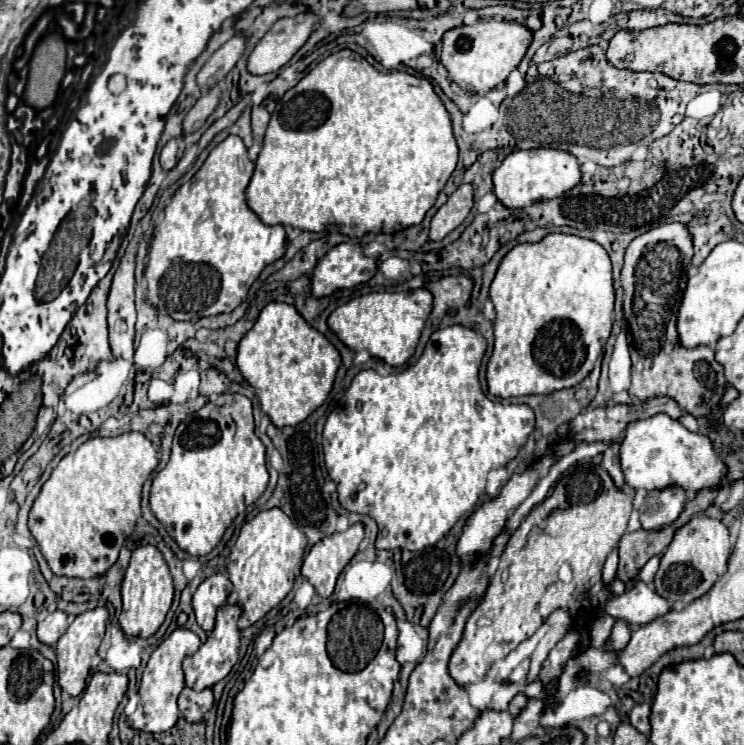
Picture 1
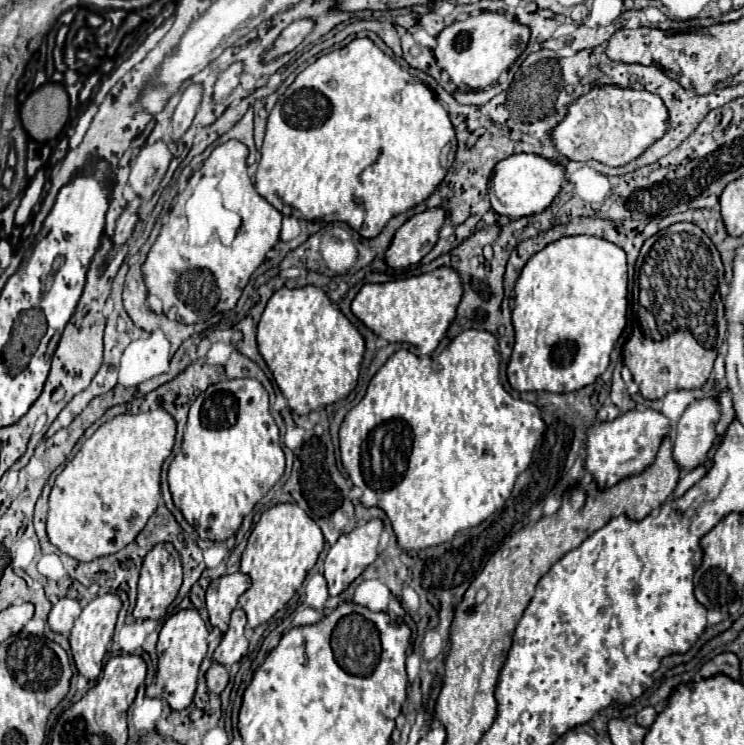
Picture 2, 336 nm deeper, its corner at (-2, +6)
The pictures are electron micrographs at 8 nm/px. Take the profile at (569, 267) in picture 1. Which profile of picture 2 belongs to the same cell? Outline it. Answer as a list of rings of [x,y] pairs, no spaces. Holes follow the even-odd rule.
[[[565,236],[565,238],[559,238],[557,242],[547,244],[543,250],[539,250],[527,260],[515,284],[515,306],[511,312],[513,328],[515,328],[515,346],[513,346],[513,354],[507,366],[507,380],[511,388],[517,392],[541,392],[541,390],[575,392],[587,384],[593,384],[609,366],[609,354],[625,328],[625,312],[627,312],[627,262],[625,262],[625,252],[619,246],[597,236]]]

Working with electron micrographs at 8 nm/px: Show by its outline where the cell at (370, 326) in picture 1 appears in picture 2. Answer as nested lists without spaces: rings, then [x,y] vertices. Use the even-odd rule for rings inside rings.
[[[437,268],[405,280],[365,284],[353,298],[351,312],[379,338],[385,338],[387,342],[407,342],[417,346],[421,354],[431,354],[447,332],[461,294],[457,272],[453,268]]]

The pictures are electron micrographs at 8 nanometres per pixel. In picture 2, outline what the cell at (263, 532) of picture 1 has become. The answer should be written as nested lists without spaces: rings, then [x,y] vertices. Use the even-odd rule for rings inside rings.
[[[275,504],[265,510],[255,524],[247,548],[241,556],[241,572],[251,576],[251,588],[239,598],[239,606],[247,614],[247,626],[257,628],[281,610],[303,584],[307,572],[315,566],[323,550],[323,534],[319,526],[295,504]]]

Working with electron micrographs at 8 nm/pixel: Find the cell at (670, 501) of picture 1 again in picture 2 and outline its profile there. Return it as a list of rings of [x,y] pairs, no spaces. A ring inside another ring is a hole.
[[[713,392],[703,398],[695,398],[687,410],[683,412],[681,420],[675,426],[673,436],[673,460],[681,470],[693,470],[705,464],[707,452],[715,442],[715,422],[719,420],[719,404],[713,400]]]

